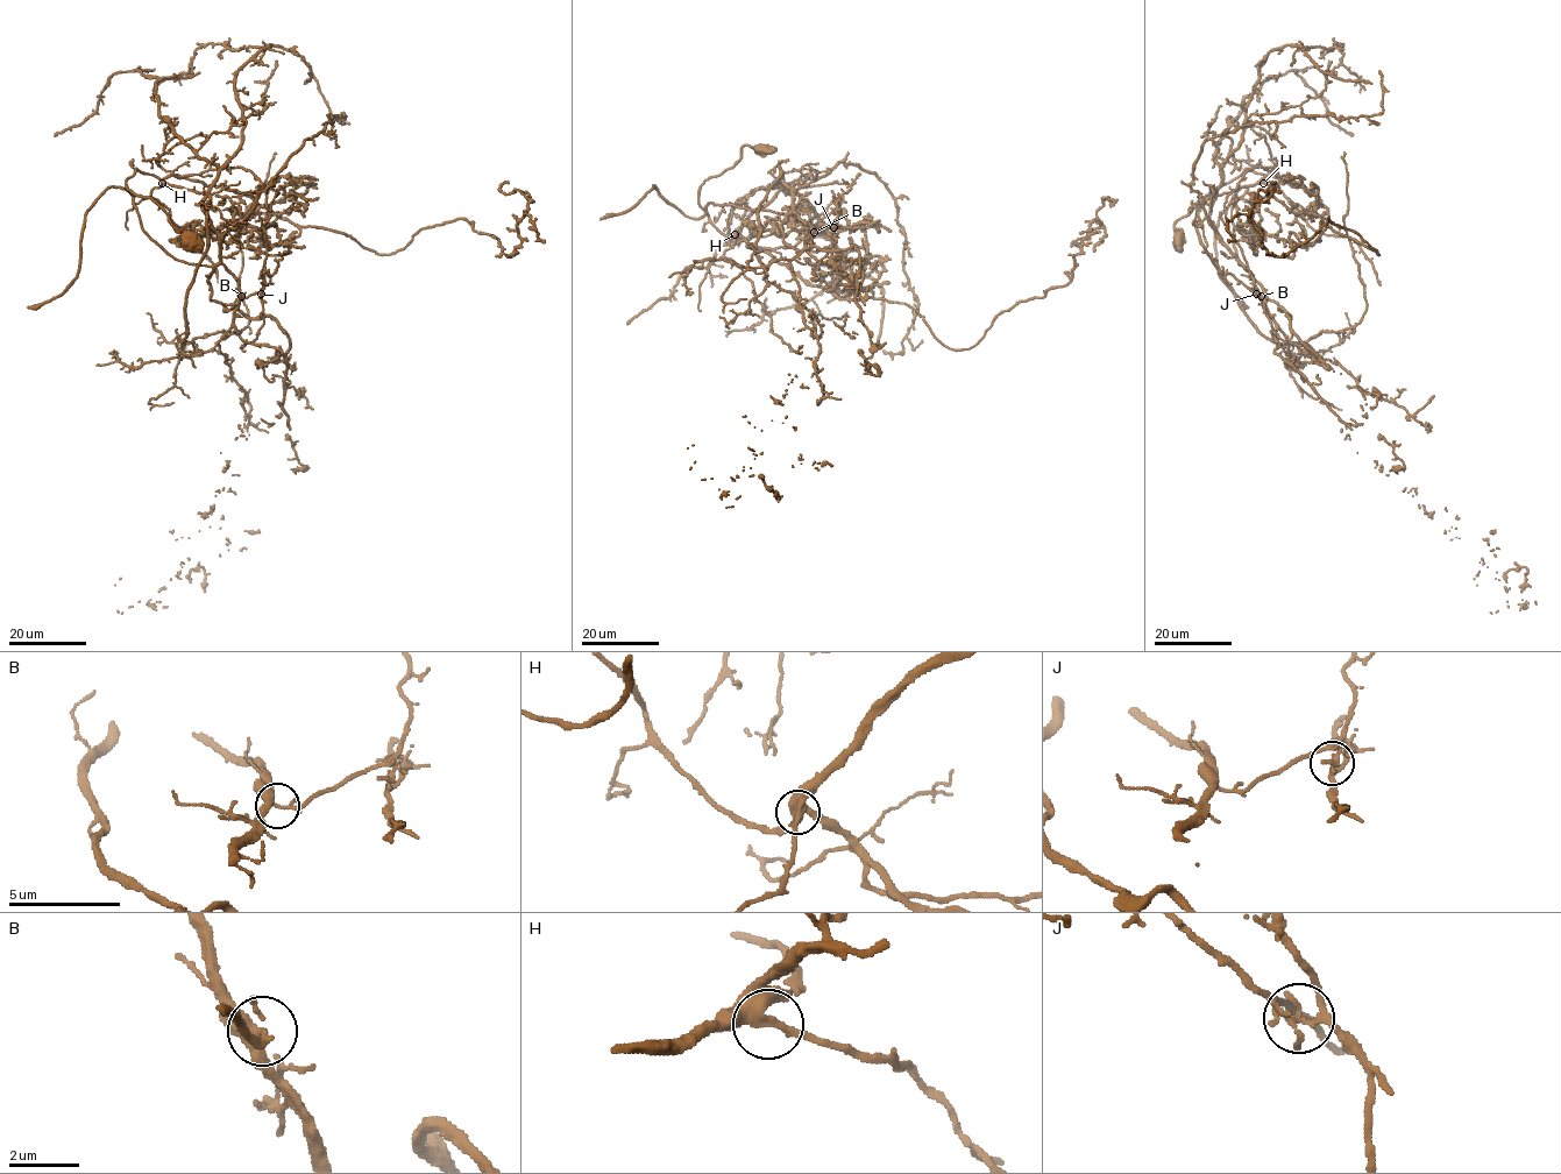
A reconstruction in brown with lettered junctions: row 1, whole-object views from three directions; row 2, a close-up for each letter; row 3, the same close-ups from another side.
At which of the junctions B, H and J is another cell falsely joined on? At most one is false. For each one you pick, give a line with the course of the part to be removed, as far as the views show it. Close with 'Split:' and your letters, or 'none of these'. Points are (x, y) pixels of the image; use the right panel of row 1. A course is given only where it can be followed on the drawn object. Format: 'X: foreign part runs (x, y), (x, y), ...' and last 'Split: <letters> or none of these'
J: foreign part runs (1256, 295), (1275, 352), (1359, 425), (1345, 439), (1425, 511), (1446, 510), (1509, 607), (1491, 613), (1474, 578)
Split: J

